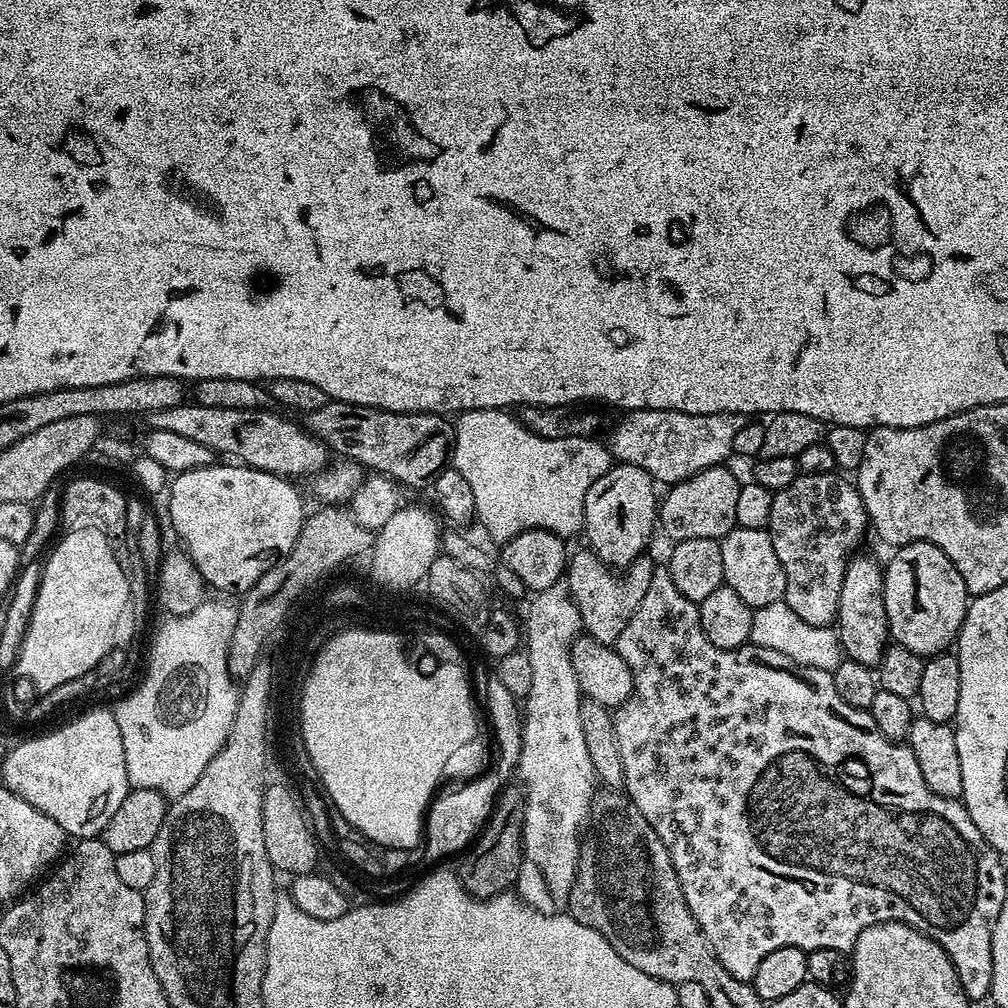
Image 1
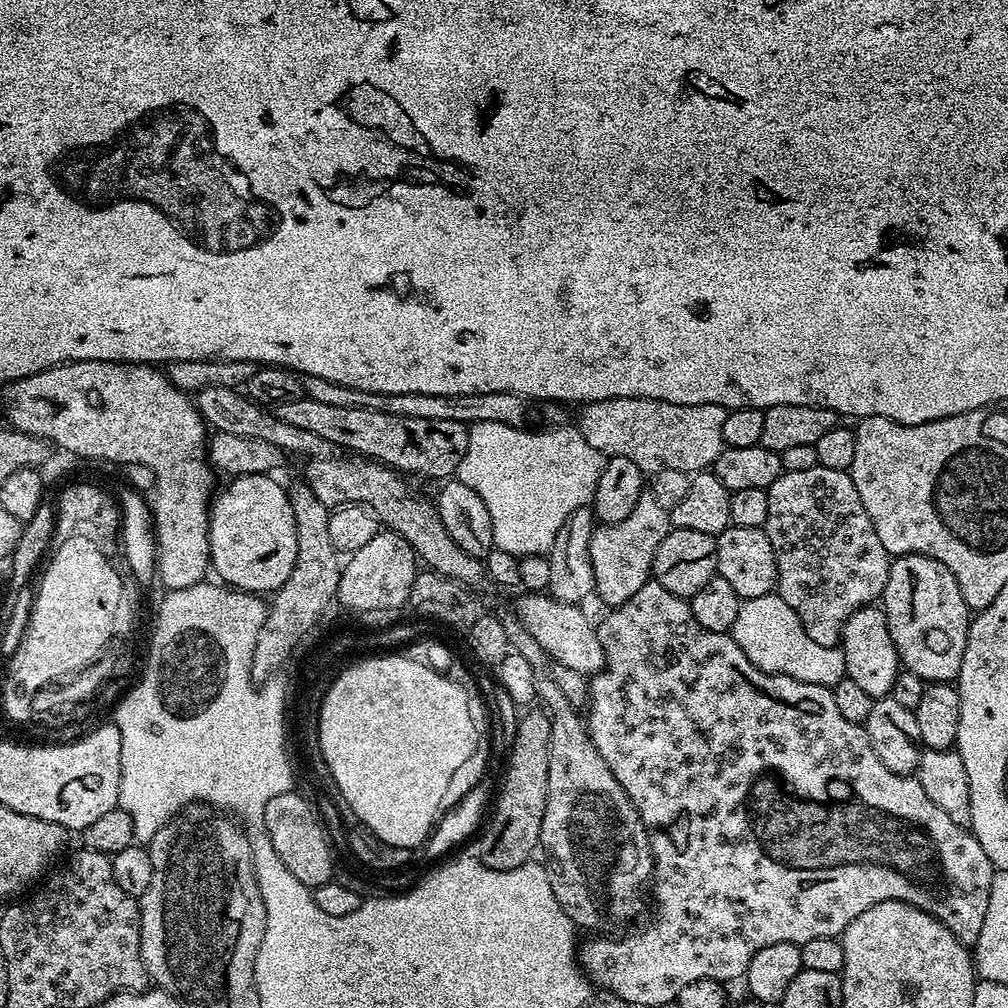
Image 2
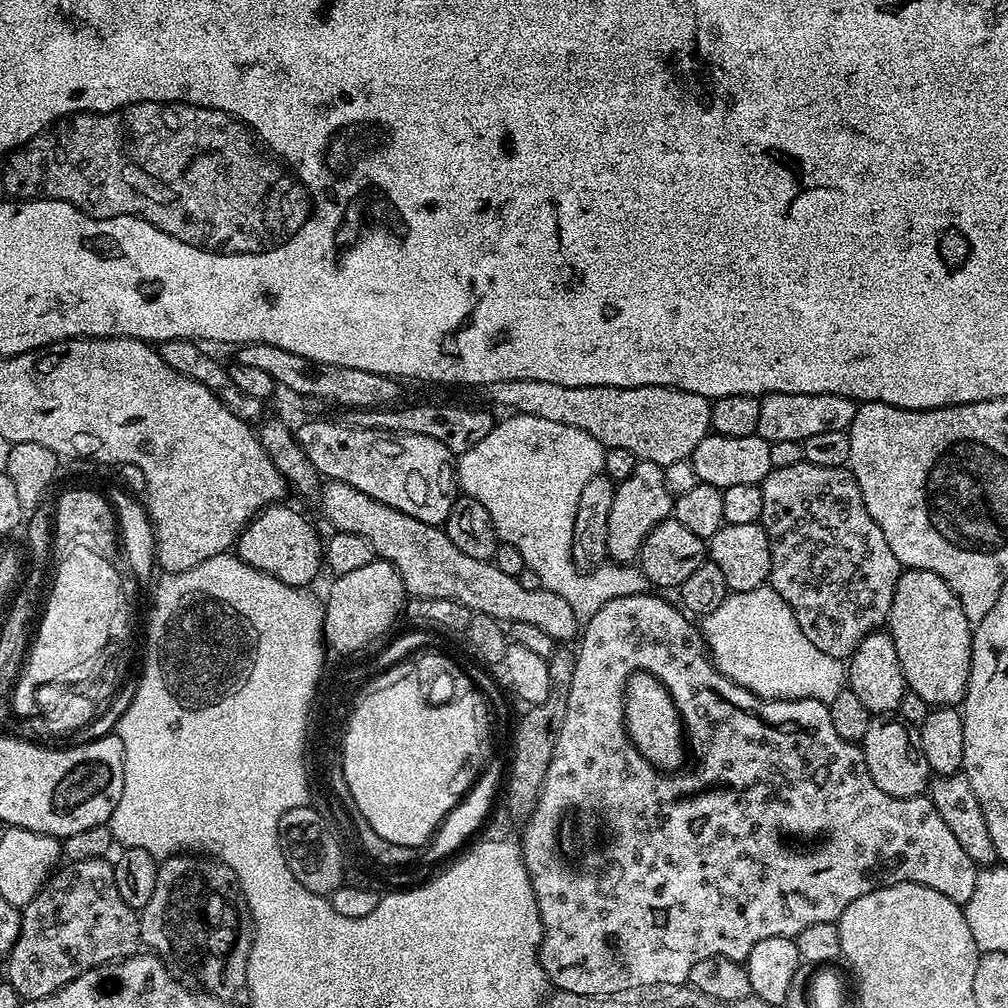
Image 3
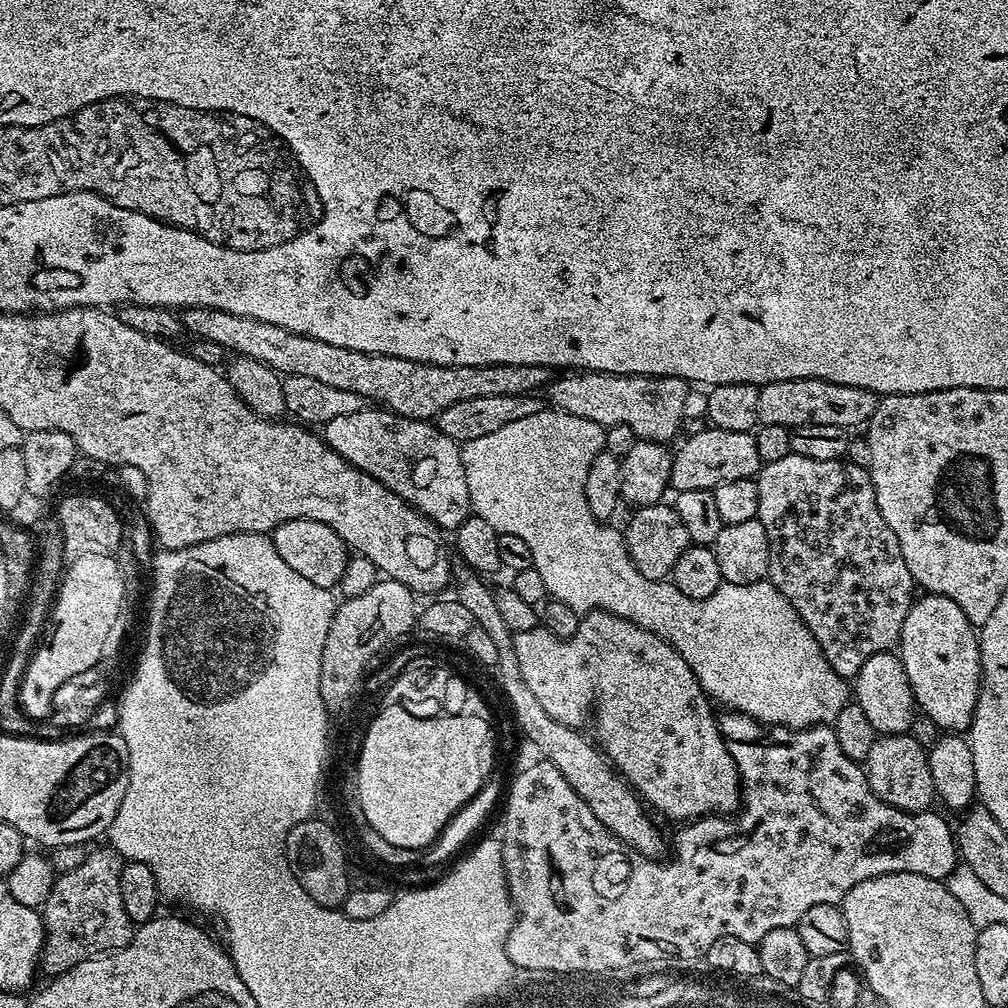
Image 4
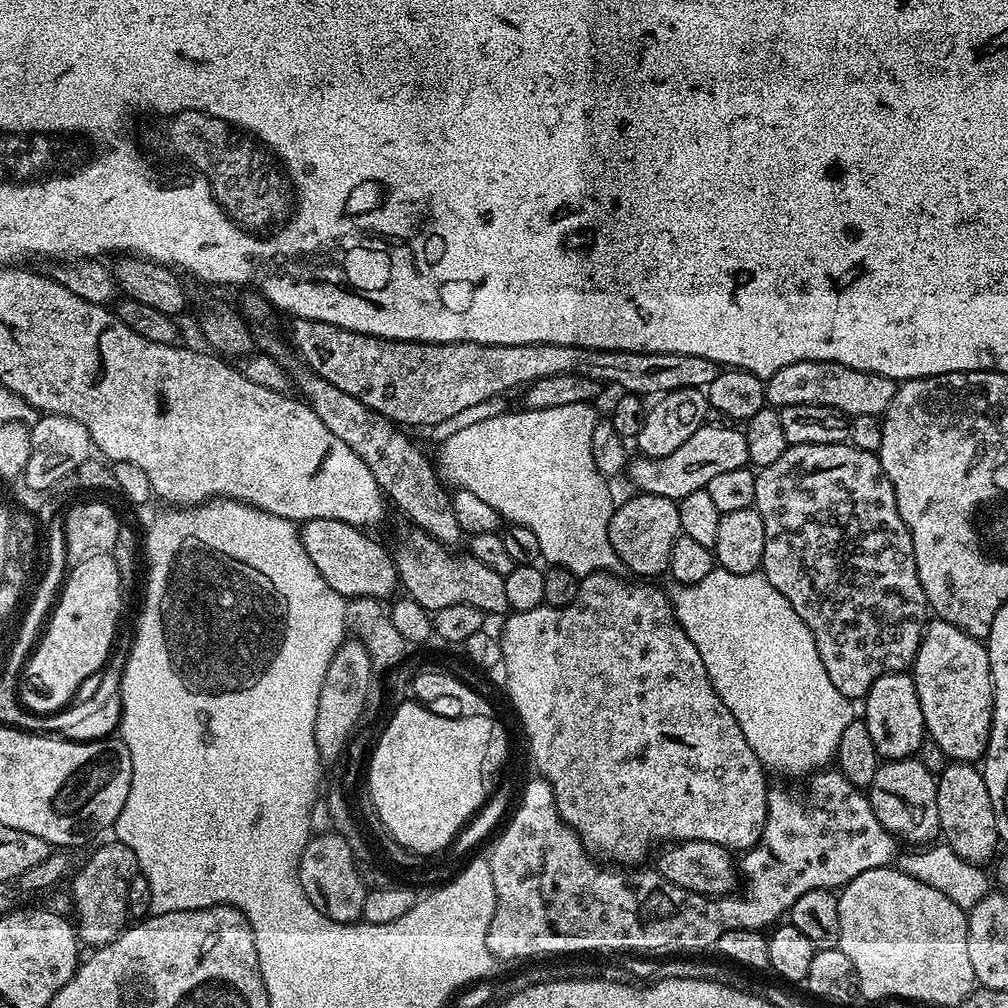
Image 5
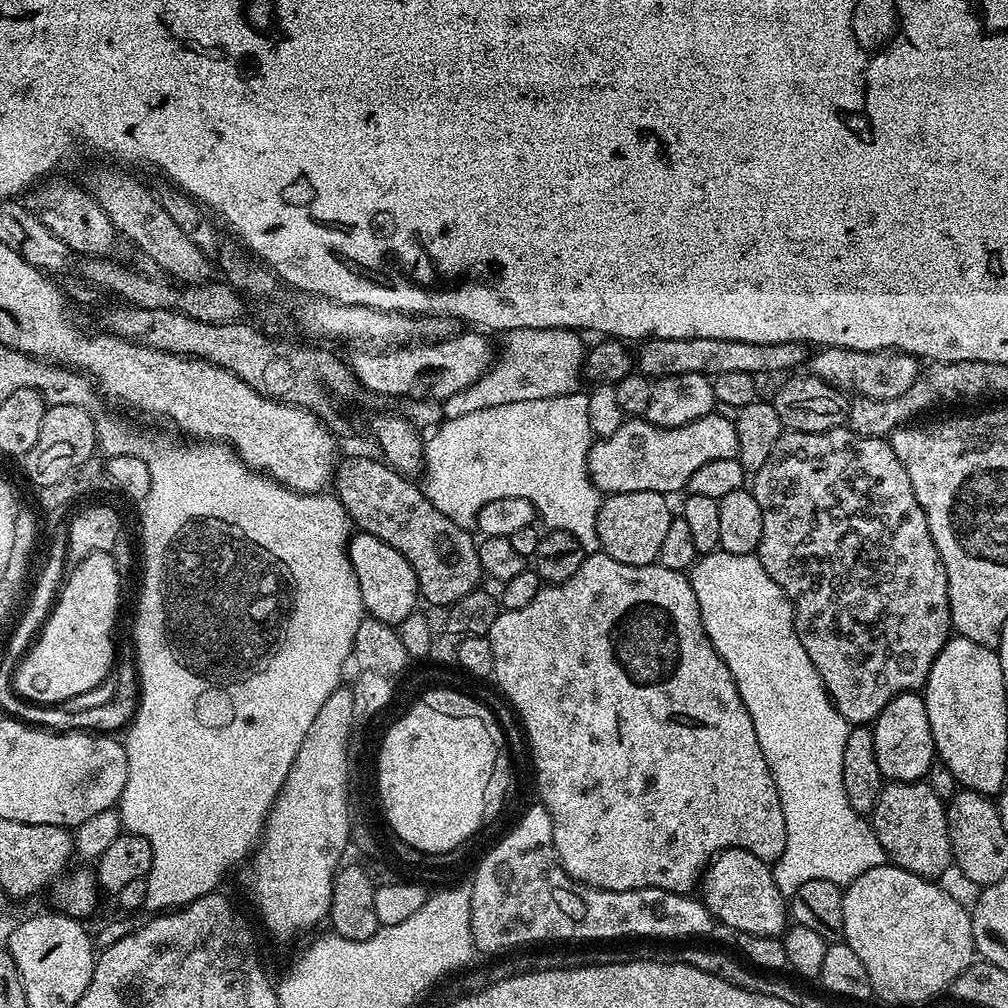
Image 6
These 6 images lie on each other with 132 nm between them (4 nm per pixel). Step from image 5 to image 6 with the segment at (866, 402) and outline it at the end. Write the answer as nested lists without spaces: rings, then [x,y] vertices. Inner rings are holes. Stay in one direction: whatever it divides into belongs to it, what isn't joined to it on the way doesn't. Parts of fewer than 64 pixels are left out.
[[[821,347],[811,353],[806,368],[811,375],[817,376],[822,382],[832,384],[845,394],[851,394],[853,397],[865,396],[875,400],[889,400],[898,398],[906,394],[906,390],[910,390],[910,386],[922,371],[922,364],[917,357],[895,350],[863,352]]]

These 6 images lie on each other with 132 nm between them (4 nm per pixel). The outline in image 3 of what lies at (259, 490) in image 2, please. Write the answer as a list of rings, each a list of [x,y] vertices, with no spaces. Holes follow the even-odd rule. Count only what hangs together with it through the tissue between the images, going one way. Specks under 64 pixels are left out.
[[[277,502],[259,512],[245,524],[239,540],[234,545],[235,555],[250,566],[278,578],[295,588],[311,585],[311,580],[322,572],[324,544],[322,536],[312,529],[312,524],[300,512],[287,508],[287,503]]]

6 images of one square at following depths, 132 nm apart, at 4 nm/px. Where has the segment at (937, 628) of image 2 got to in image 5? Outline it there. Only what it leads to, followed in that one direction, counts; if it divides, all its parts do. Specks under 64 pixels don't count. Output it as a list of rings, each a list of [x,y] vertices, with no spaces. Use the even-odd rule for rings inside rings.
[[[929,619],[910,675],[922,706],[925,733],[942,746],[949,761],[979,761],[987,753],[992,725],[992,675],[987,647],[950,622]]]

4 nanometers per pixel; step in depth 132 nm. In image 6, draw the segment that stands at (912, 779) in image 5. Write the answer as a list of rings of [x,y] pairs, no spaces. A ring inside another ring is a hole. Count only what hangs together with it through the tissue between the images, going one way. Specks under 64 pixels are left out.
[[[893,780],[885,783],[880,789],[878,802],[870,813],[870,823],[876,832],[878,842],[882,842],[885,857],[895,867],[905,868],[907,872],[913,872],[925,878],[940,878],[936,876],[942,875],[947,870],[948,864],[950,868],[953,863],[946,804],[938,798],[938,794],[934,794],[934,790],[926,782]]]

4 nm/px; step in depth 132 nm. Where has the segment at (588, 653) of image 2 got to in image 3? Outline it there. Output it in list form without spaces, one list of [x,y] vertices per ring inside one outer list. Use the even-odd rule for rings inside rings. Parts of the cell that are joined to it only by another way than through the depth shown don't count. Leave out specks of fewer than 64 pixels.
[[[328,480],[318,493],[319,500],[325,518],[333,524],[331,527],[335,531],[366,538],[372,544],[373,553],[398,570],[409,597],[450,598],[450,602],[458,602],[474,614],[481,612],[509,625],[530,623],[538,626],[556,642],[577,639],[578,621],[574,610],[570,610],[564,599],[545,588],[526,590],[515,576],[502,574],[492,560],[479,560],[462,554],[462,550],[450,542],[443,527],[418,522],[418,518],[410,518],[410,514],[402,514],[342,481]]]

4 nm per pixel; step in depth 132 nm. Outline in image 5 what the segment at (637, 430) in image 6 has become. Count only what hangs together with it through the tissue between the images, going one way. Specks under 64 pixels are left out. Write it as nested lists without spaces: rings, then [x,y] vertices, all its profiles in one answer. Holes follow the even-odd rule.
[[[713,422],[705,423],[674,454],[666,454],[666,458],[654,458],[637,455],[629,463],[626,476],[629,476],[640,492],[658,494],[662,498],[670,498],[680,501],[686,498],[686,494],[694,494],[694,490],[707,488],[710,478],[722,474],[725,470],[738,470],[748,464],[748,451],[746,450],[746,438],[743,431],[736,426],[724,426],[719,428]]]

